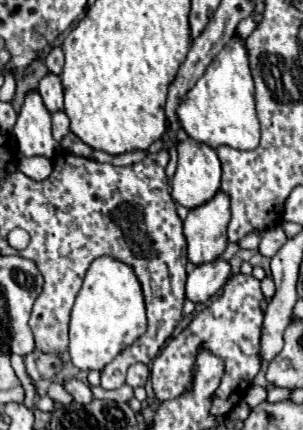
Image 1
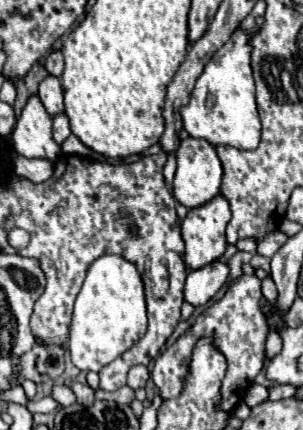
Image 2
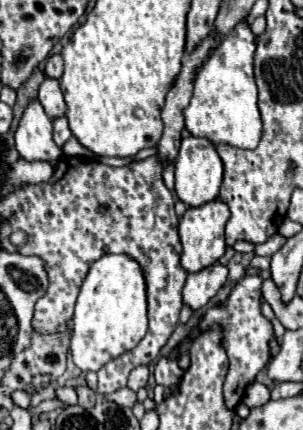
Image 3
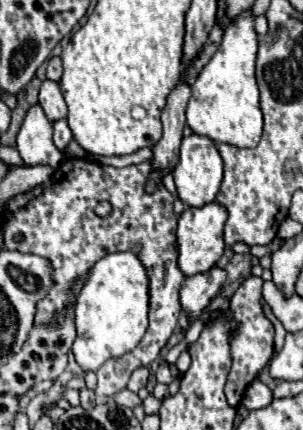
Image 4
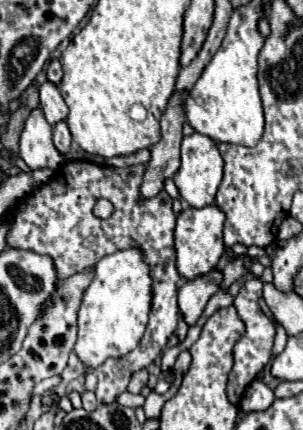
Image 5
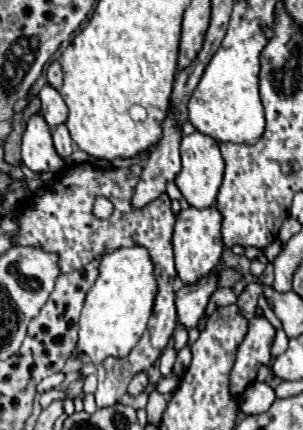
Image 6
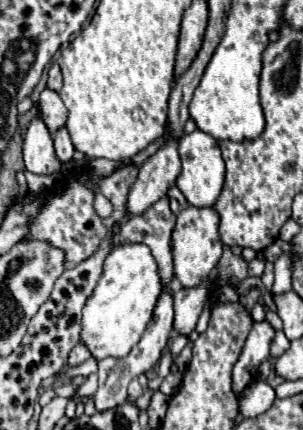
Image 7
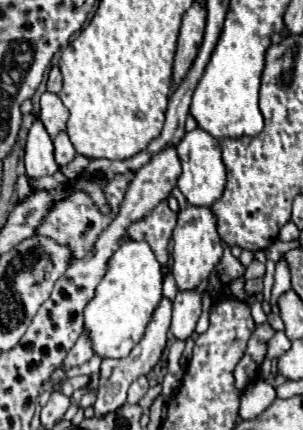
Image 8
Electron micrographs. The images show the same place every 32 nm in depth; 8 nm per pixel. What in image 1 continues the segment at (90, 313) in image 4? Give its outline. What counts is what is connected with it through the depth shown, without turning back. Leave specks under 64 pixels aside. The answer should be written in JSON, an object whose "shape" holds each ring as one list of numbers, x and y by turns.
{"shape":[[102,256,86,270,70,320,70,358,80,370,102,370,146,332,146,306,140,280,128,264]]}

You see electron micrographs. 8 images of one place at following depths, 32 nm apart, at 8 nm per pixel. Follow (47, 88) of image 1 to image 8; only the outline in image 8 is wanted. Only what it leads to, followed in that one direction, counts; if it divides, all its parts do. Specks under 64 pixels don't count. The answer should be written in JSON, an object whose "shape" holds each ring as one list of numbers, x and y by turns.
{"shape":[[44,92,40,98,40,120,46,128,46,132,50,134,50,138,54,138,58,132,66,130,66,122,70,112,66,110,66,106,62,104,62,100,56,94]]}

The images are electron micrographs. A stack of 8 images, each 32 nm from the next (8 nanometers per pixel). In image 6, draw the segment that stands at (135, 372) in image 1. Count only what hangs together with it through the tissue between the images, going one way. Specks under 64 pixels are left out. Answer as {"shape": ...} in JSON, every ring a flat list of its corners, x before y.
{"shape":[[140,372,138,376,132,378,132,382,130,382,130,386,128,386,128,394,130,394,130,396,138,396,140,392,144,392,146,384,148,384,148,376,146,376,144,372]]}

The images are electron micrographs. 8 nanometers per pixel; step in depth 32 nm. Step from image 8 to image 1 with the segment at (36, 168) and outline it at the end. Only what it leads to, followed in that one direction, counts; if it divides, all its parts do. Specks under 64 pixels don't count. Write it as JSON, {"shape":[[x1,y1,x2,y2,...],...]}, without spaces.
{"shape":[[30,92,26,96,12,134,18,154,22,156,48,156,54,160,60,150,60,144,52,138,52,118,38,92]]}

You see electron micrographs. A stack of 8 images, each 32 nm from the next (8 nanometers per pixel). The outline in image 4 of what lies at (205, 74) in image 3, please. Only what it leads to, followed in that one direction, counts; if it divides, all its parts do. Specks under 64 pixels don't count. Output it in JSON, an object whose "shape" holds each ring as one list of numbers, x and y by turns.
{"shape":[[242,12,226,28,218,52,198,74,192,96,186,106,186,124,192,132,208,136,214,142,226,142,240,148,254,148,262,136,262,110,256,84,256,52,260,46,254,30,254,12]]}

